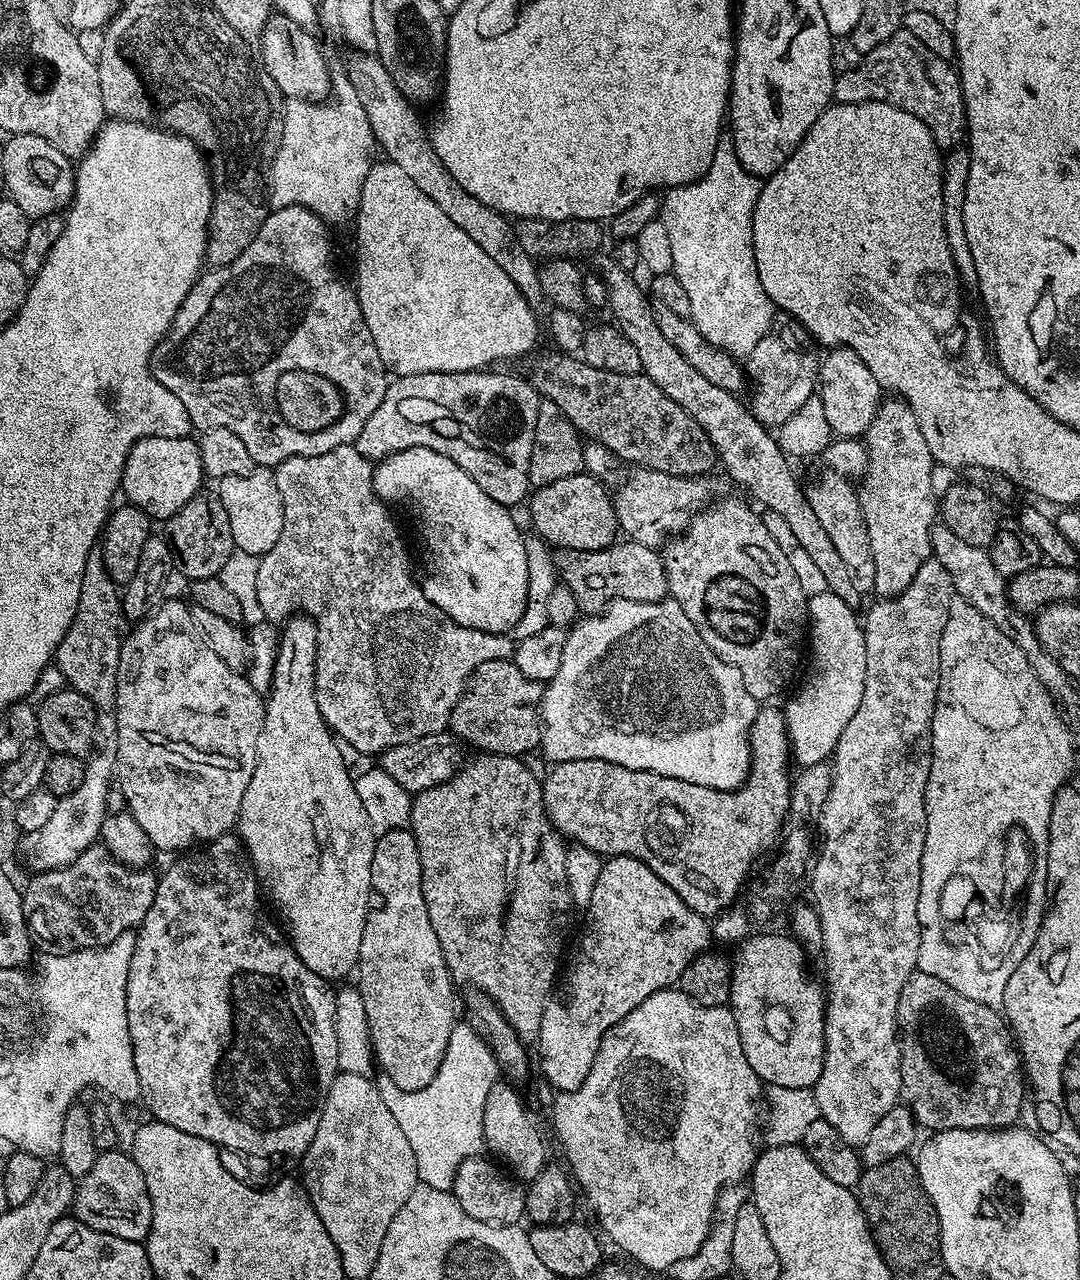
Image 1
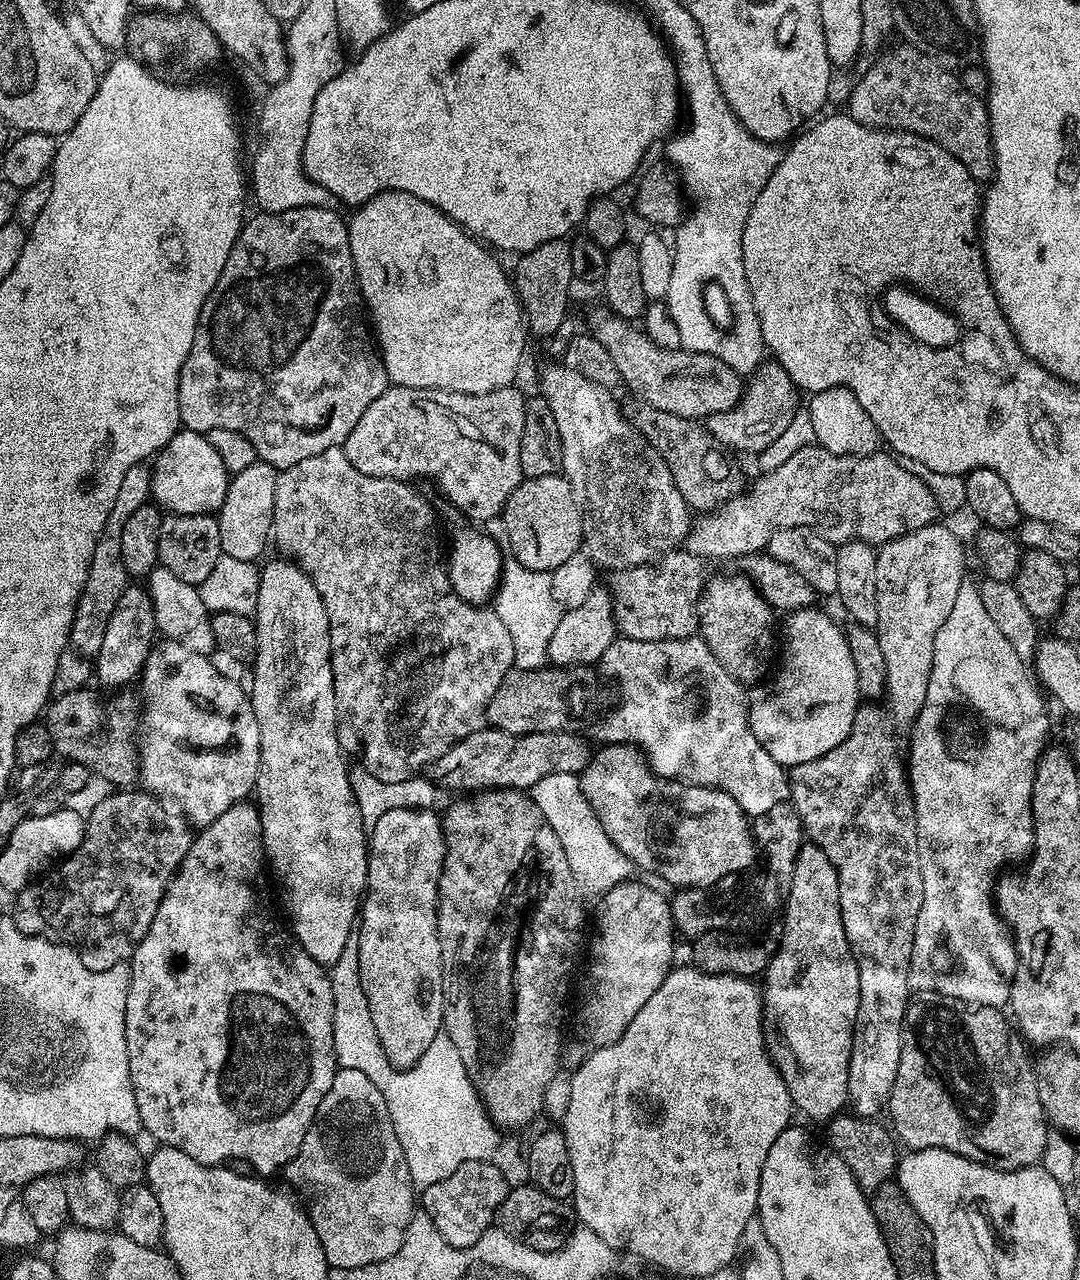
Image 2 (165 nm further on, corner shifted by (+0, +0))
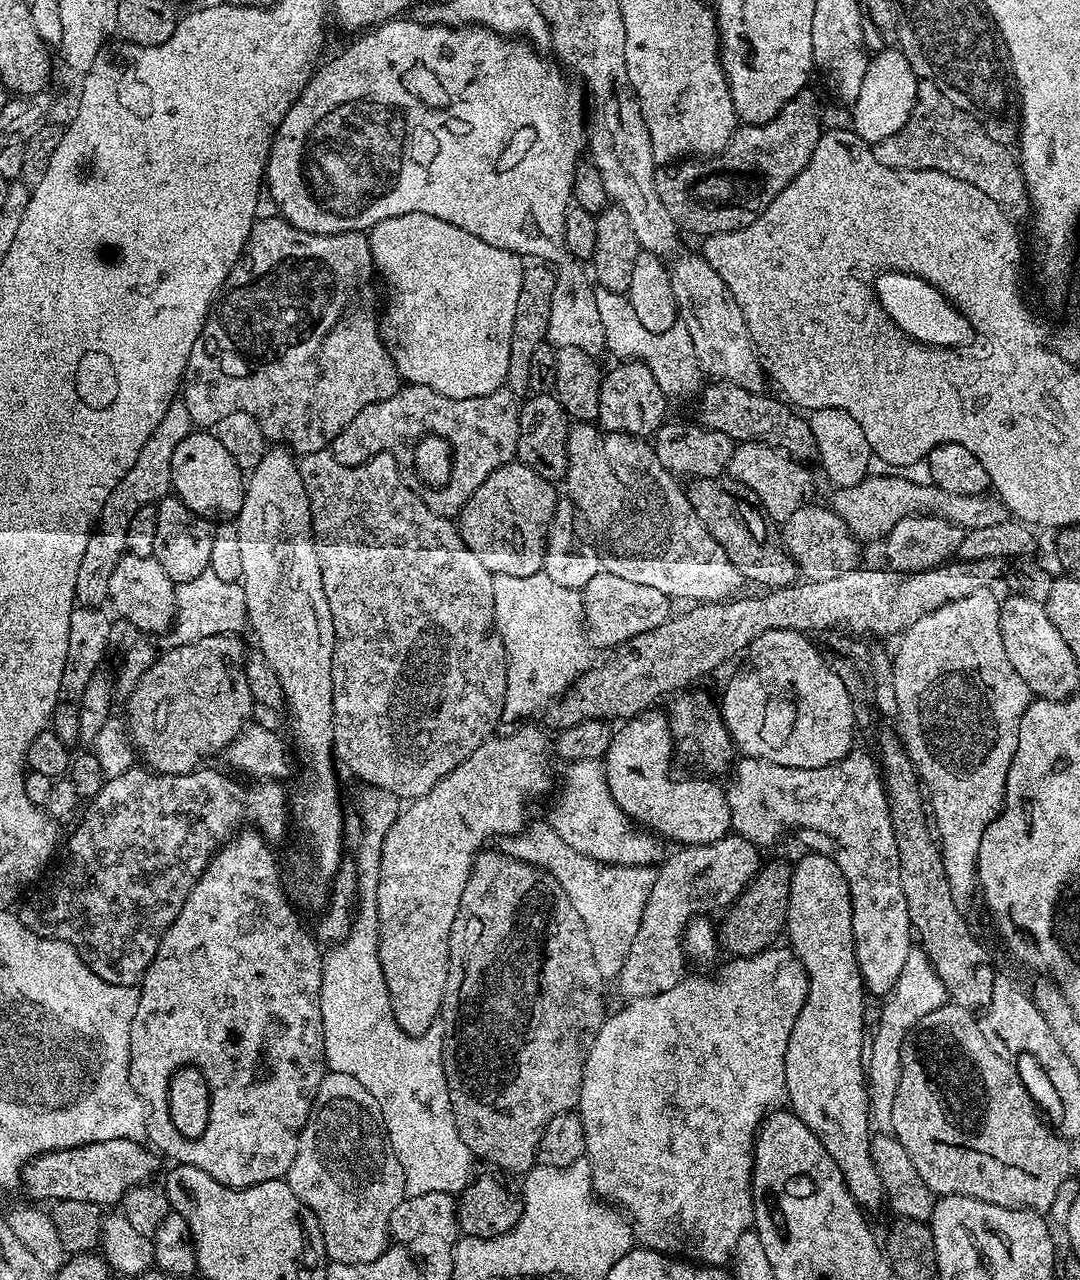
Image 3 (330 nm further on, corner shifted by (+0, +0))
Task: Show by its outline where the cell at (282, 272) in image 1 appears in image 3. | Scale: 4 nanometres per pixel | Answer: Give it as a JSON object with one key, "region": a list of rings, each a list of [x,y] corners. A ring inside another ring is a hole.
{"region":[[[279,214],[265,220],[257,219],[252,225],[240,261],[234,266],[234,270],[230,270],[226,282],[220,288],[220,293],[212,301],[208,317],[202,326],[202,334],[198,334],[194,350],[190,350],[190,358],[182,381],[182,399],[186,410],[190,410],[193,425],[200,430],[212,430],[221,418],[226,418],[226,414],[245,412],[250,414],[250,418],[254,418],[254,422],[258,422],[258,426],[262,426],[262,434],[268,441],[283,441],[293,453],[305,456],[311,452],[325,451],[332,440],[338,438],[338,434],[342,434],[344,427],[359,412],[366,410],[366,406],[390,398],[402,387],[402,379],[384,348],[384,342],[380,340],[378,302],[376,306],[372,276],[374,280],[372,255],[365,233],[310,234],[306,230],[298,230]]]}

